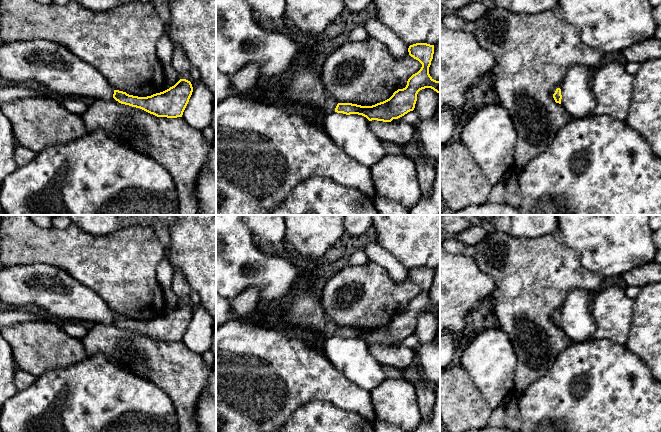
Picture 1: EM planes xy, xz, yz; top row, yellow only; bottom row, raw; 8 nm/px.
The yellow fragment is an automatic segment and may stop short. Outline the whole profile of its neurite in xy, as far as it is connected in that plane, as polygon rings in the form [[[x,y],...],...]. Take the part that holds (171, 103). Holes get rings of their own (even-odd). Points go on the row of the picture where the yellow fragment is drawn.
[[[43,39],[1,44],[0,76],[13,83],[36,81],[55,95],[87,97],[106,101],[114,98],[121,104],[140,108],[157,117],[167,118],[182,117],[193,92],[191,82],[186,79],[180,79],[169,89],[147,97],[133,96],[123,91],[114,90],[104,75],[94,66],[74,55],[66,47]]]

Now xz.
[[[416,43],[409,46],[408,52],[422,64],[421,69],[408,79],[405,88],[398,89],[389,99],[372,106],[337,103],[327,94],[315,63],[309,61],[294,76],[283,75],[278,78],[278,83],[273,87],[280,101],[291,103],[288,106],[305,106],[323,116],[335,111],[346,115],[362,115],[369,121],[391,122],[414,110],[420,90],[431,88],[440,93],[440,81],[434,80],[429,74],[434,45]]]

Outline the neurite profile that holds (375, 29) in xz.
[[[378,19],[366,20],[362,26],[367,31],[369,37],[381,42],[394,58],[399,59],[409,55],[409,46]]]

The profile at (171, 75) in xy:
[[[172,64],[164,67],[164,75],[166,80],[172,84],[177,83],[181,79]]]

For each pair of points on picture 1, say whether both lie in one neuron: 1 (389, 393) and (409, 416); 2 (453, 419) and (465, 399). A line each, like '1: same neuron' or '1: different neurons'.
1: same neuron
2: same neuron

